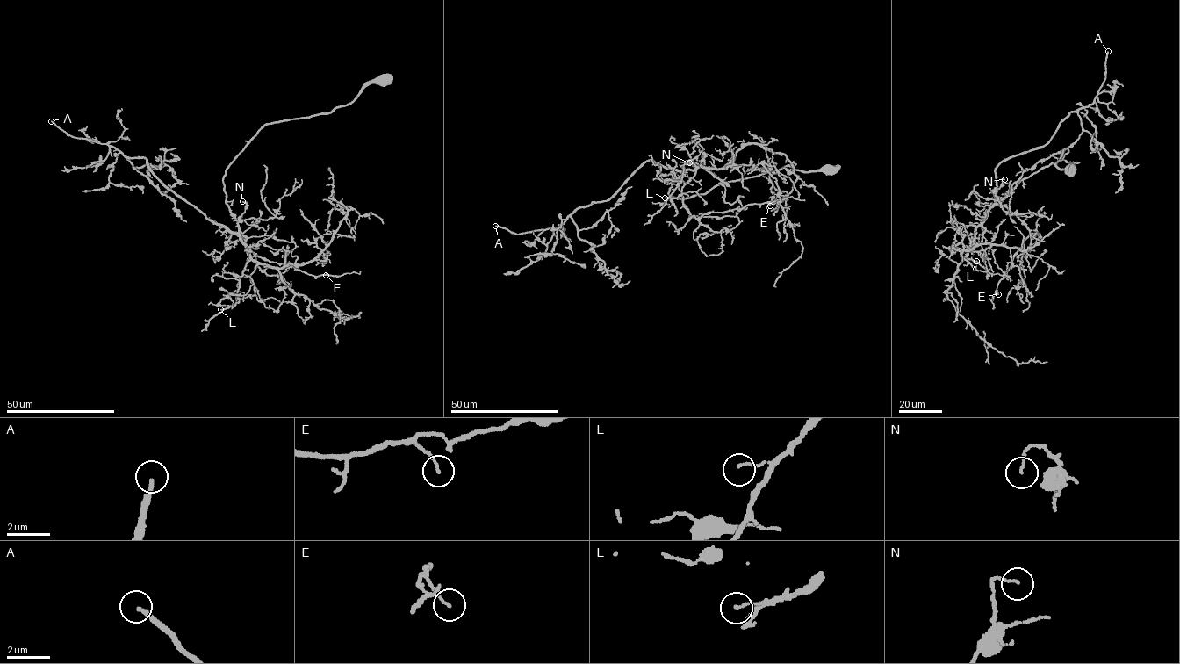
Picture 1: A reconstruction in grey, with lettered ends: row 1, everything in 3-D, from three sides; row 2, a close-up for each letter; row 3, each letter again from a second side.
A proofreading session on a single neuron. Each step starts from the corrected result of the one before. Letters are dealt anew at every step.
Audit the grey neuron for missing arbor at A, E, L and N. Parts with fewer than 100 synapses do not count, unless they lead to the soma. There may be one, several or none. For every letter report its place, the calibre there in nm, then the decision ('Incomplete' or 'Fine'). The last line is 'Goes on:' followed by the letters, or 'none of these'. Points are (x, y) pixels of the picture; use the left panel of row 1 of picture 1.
A: Place: (51, 121). Thickness 180 nm. Incomplete
E: Place: (326, 275). Thickness 90 nm. Fine
L: Place: (220, 309). Thickness 80 nm. Fine
N: Place: (242, 201). Thickness 100 nm. Fine
Goes on: A

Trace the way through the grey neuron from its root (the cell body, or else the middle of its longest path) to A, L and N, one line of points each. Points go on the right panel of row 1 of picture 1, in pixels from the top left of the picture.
A: (1072, 170), (1055, 165), (1065, 147), (996, 203), (996, 167), (1047, 143), (1069, 111), (1092, 104), (1108, 51)
L: (1072, 170), (1055, 165), (1065, 147), (1061, 160), (1021, 178), (992, 205), (982, 241), (967, 252), (976, 261)
N: (1072, 170), (1070, 164), (1055, 165), (1065, 147), (1061, 160), (1021, 178), (1001, 199), (995, 190), (1004, 179)

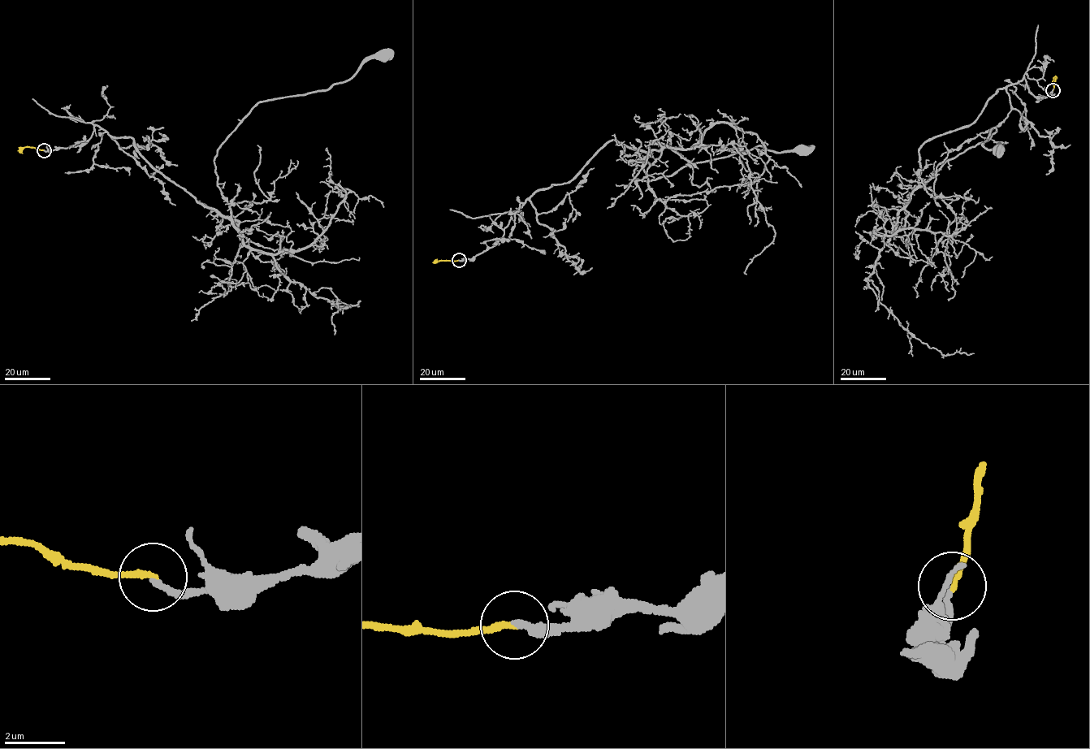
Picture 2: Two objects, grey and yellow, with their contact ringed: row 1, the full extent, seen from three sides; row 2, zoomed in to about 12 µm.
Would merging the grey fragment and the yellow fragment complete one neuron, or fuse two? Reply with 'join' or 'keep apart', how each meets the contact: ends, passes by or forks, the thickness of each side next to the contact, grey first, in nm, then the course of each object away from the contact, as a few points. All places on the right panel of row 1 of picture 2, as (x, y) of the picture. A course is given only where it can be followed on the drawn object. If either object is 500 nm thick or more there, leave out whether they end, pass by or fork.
join | grey ends | yellow ends | 240/200 nm | grey via (1053, 90), (998, 89), (923, 145), (920, 185), (994, 127), (982, 145), (1000, 151) | yellow via (1053, 90), (1055, 78)

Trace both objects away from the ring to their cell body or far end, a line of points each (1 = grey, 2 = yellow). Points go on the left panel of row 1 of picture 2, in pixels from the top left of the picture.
1: (44, 150), (87, 142), (96, 125), (130, 137), (229, 216), (214, 158), (250, 110), (328, 89), (383, 56)
2: (44, 150), (24, 146), (18, 151)

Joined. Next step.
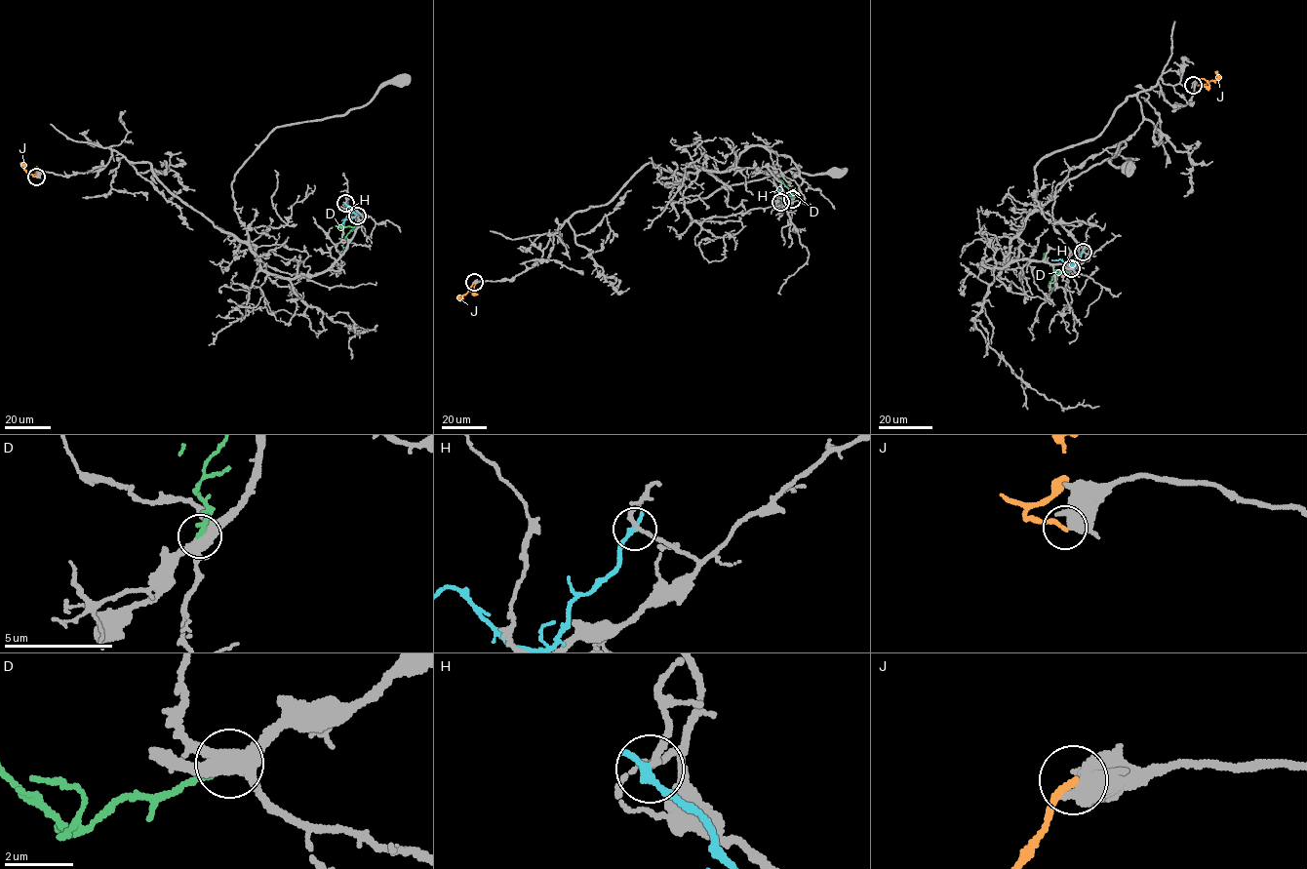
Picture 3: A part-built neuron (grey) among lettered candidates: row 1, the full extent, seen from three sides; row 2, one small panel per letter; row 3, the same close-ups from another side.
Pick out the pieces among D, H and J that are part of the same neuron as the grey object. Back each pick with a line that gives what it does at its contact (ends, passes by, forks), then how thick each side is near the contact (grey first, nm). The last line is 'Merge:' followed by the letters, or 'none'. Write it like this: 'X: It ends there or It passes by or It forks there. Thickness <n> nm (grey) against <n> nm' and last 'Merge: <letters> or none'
Merge: none

